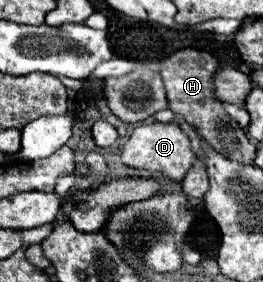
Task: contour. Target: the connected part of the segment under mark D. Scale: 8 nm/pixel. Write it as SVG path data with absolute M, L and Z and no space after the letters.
M176 122L140 124L138 128L134 128L128 142L122 146L122 162L126 166L160 174L162 178L166 178L174 184L184 180L186 172L194 166L194 160L196 160L196 154L192 152L190 138L182 132L182 128Z

